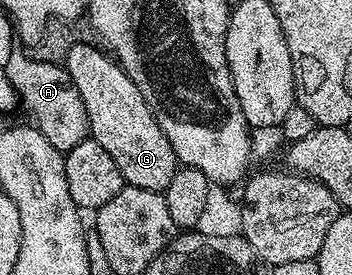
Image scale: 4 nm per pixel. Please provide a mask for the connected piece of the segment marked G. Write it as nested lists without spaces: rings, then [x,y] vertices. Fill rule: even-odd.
[[[76,43],[69,50],[65,68],[73,79],[77,91],[81,91],[81,100],[85,103],[85,111],[91,124],[90,140],[101,143],[101,147],[105,147],[105,151],[113,155],[113,163],[117,163],[126,184],[162,193],[169,187],[169,179],[173,179],[177,168],[175,152],[173,147],[169,147],[169,139],[165,139],[165,131],[161,131],[157,119],[151,113],[149,103],[145,103],[145,95],[137,91],[137,83],[129,79],[129,75],[119,66],[114,56],[108,55],[102,48],[94,49],[91,45],[83,44]]]

